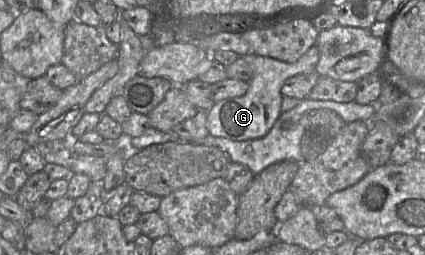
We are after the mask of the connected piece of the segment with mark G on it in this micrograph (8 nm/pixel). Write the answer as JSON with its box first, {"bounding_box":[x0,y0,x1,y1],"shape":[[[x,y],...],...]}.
{"bounding_box":[207,45,319,141],"shape":[[[317,45],[311,46],[296,62],[283,62],[255,53],[242,56],[252,69],[252,79],[246,94],[221,100],[207,111],[207,130],[210,135],[231,140],[242,141],[261,138],[273,127],[281,112],[281,86],[284,81],[297,74],[315,71],[319,60]]]}

